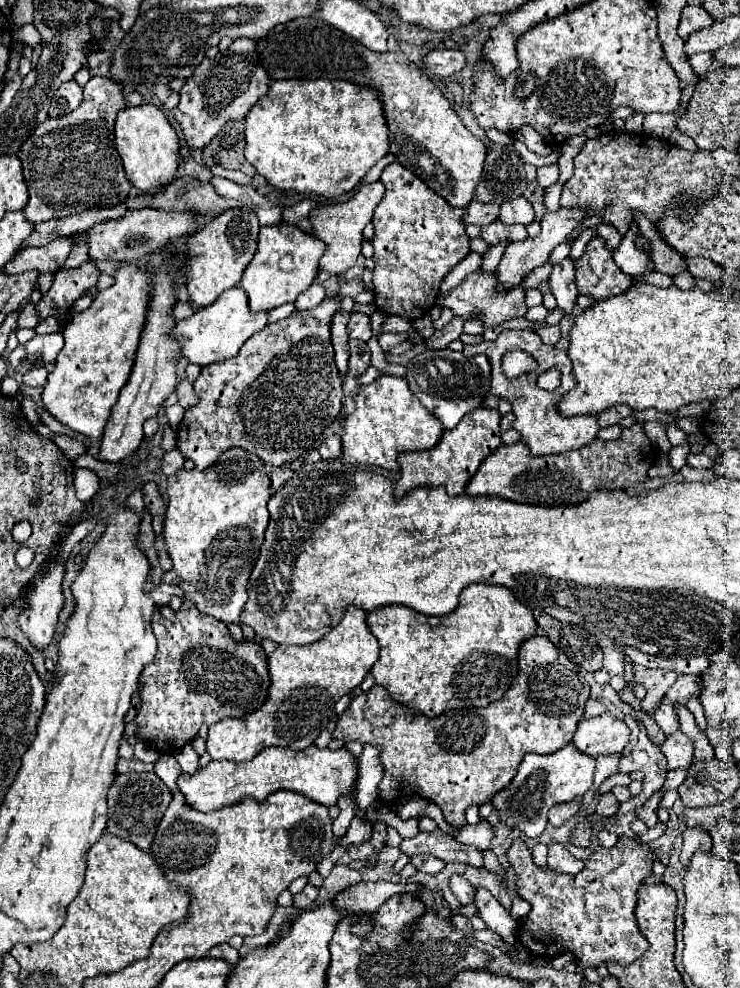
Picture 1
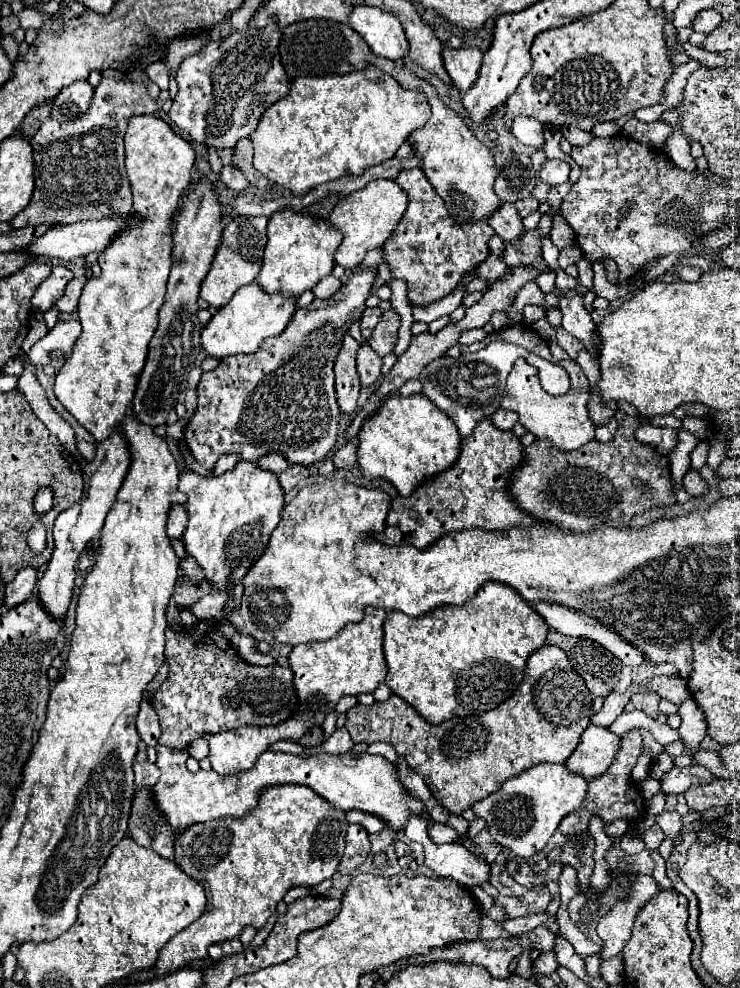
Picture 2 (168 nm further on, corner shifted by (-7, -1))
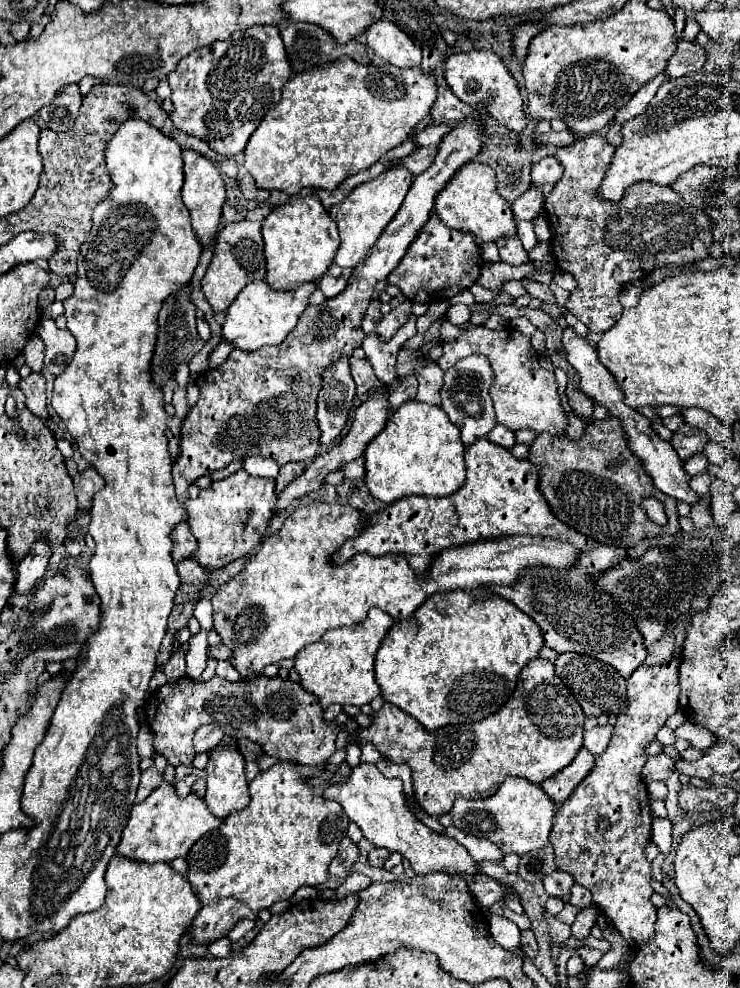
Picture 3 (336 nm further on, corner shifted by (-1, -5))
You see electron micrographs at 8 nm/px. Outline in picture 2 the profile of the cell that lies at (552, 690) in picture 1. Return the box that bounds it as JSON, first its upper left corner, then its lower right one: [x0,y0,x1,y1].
[345,644,593,814]

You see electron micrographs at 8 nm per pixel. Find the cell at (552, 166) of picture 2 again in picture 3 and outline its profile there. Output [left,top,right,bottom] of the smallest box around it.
[531,156,563,186]

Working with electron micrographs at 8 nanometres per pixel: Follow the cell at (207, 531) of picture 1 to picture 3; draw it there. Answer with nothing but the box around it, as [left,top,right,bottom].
[185,470,275,570]

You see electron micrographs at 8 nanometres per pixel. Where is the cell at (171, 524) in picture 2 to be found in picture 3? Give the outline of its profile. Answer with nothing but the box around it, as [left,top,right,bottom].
[171,522,197,564]

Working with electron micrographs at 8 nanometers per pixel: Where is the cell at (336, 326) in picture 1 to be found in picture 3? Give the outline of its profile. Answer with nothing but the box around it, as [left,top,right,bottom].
[317,360,355,446]

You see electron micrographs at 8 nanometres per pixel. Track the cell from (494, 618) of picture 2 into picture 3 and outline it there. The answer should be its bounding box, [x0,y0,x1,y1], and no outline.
[375,590,541,732]

